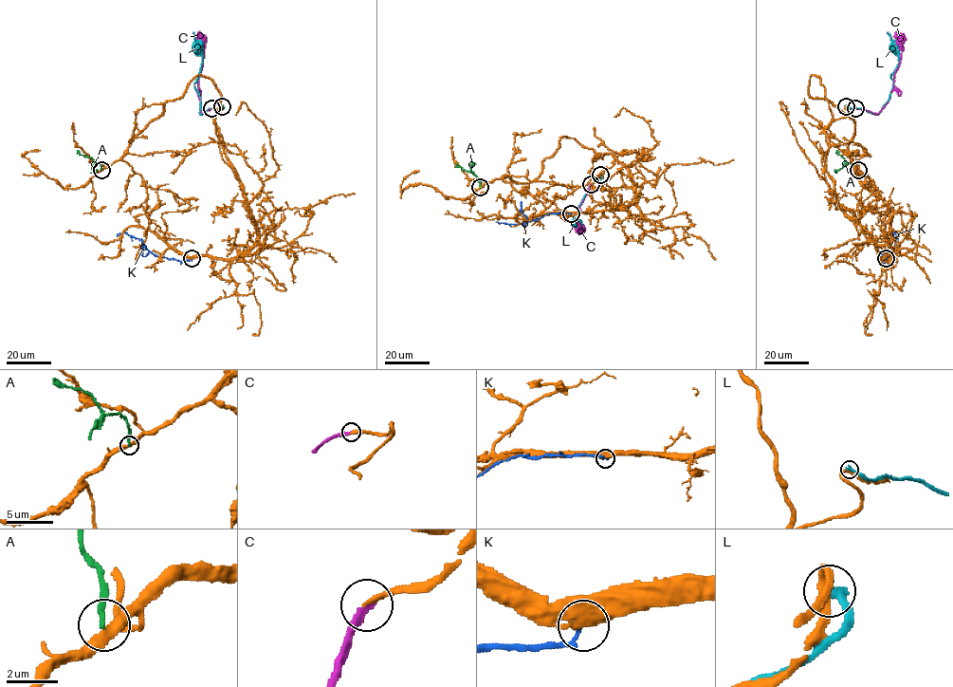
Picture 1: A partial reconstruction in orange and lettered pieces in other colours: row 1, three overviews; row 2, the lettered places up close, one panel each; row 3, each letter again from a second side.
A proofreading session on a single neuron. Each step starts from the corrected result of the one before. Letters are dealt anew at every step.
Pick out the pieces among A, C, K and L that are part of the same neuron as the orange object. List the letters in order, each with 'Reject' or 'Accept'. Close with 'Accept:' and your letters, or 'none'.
A: Reject
C: Accept
K: Reject
L: Reject
Accept: C

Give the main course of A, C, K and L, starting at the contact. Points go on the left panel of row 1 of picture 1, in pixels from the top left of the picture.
A: (101, 170), (99, 163), (77, 151)
C: (211, 109), (201, 114), (200, 111), (197, 92), (203, 46), (199, 42), (198, 31)
K: (192, 258), (178, 261), (154, 255), (140, 239), (124, 232), (117, 236)
L: (222, 106), (199, 113), (200, 99), (194, 83), (202, 57), (194, 49), (193, 31)

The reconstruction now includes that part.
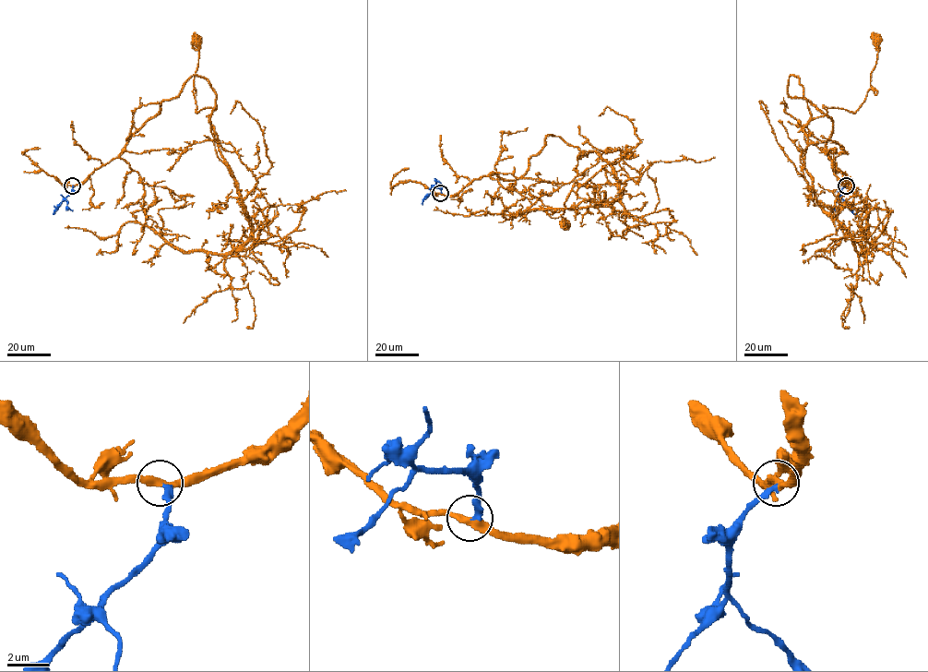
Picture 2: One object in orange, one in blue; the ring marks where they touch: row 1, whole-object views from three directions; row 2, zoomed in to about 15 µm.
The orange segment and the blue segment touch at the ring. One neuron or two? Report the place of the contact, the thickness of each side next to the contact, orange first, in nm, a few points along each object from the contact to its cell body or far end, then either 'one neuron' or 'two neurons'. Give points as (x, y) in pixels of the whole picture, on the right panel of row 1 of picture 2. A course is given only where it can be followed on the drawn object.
place (846, 186); calibres 320 and 280 nm; course orange (845, 186), (826, 149), (832, 121), (787, 85), (798, 78), (812, 118), (854, 113), (876, 39); course blue (846, 186), (840, 198), (857, 214); one neuron

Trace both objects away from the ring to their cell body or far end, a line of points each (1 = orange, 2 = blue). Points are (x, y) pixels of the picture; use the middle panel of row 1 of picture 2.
1: (440, 193), (492, 174), (516, 180), (551, 134), (584, 151), (567, 223)
2: (440, 193), (441, 189), (434, 188), (422, 204)

